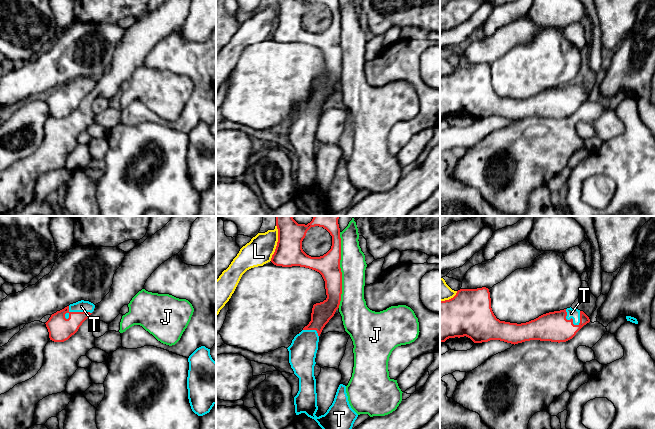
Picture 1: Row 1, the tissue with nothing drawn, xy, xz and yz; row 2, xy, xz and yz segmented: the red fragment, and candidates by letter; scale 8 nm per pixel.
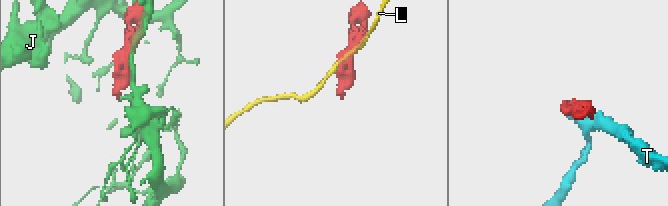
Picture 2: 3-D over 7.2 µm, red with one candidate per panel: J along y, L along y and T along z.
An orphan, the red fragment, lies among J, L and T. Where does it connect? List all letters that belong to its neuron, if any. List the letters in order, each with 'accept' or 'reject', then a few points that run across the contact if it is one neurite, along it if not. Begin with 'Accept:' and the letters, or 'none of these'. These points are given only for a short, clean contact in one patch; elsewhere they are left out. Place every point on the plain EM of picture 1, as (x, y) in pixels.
Accept: T
J: reject
L: reject
T: accept

